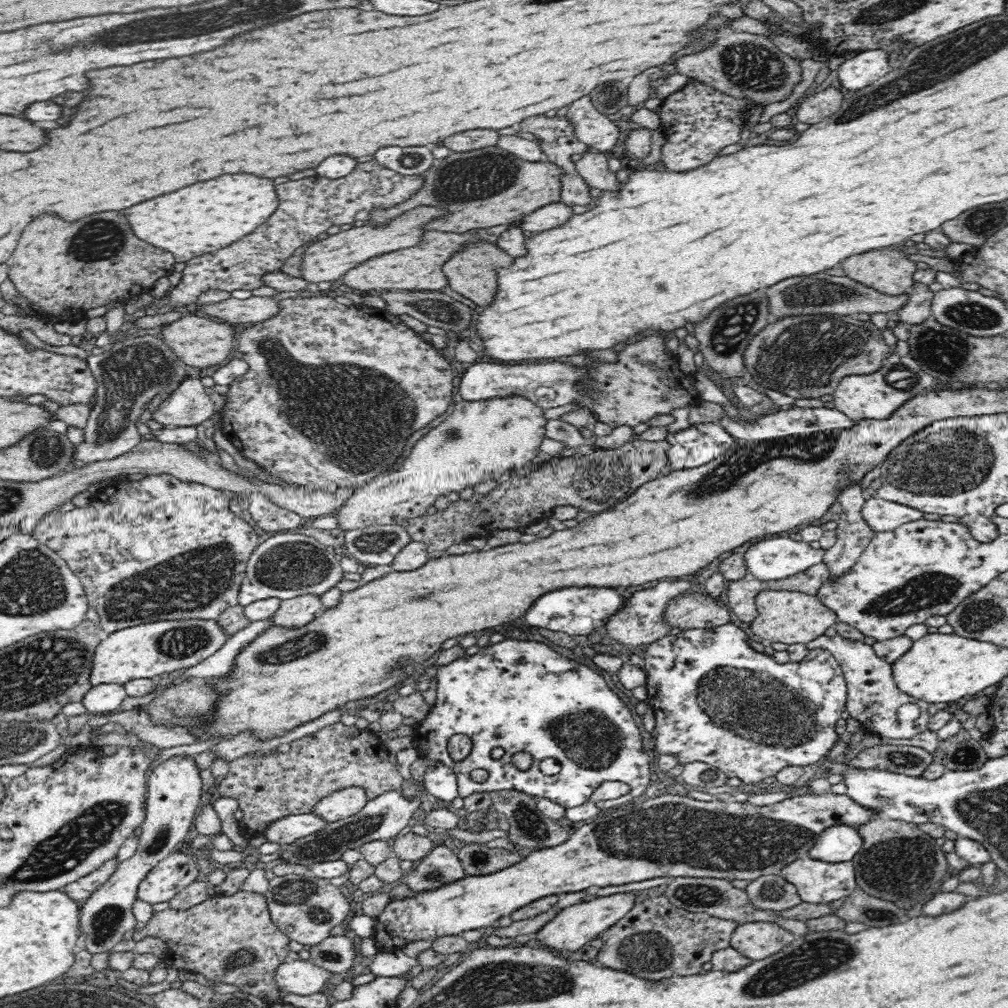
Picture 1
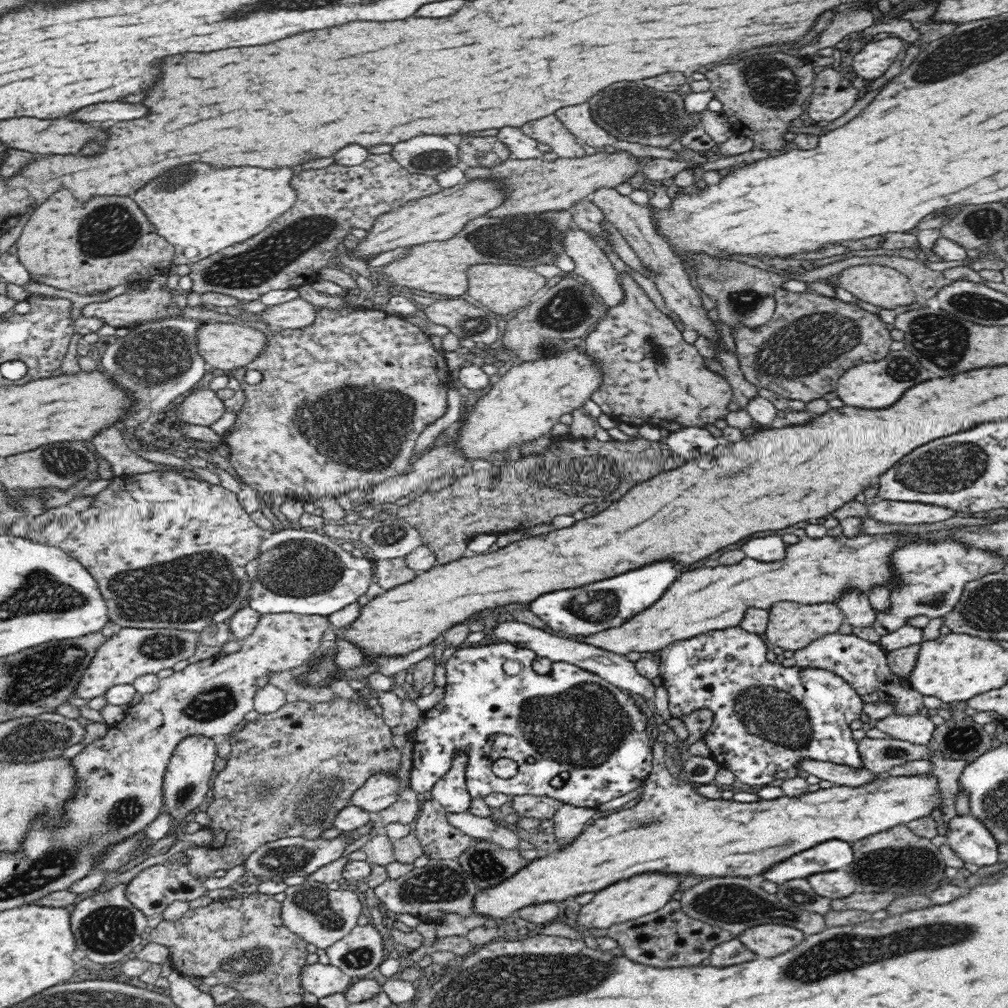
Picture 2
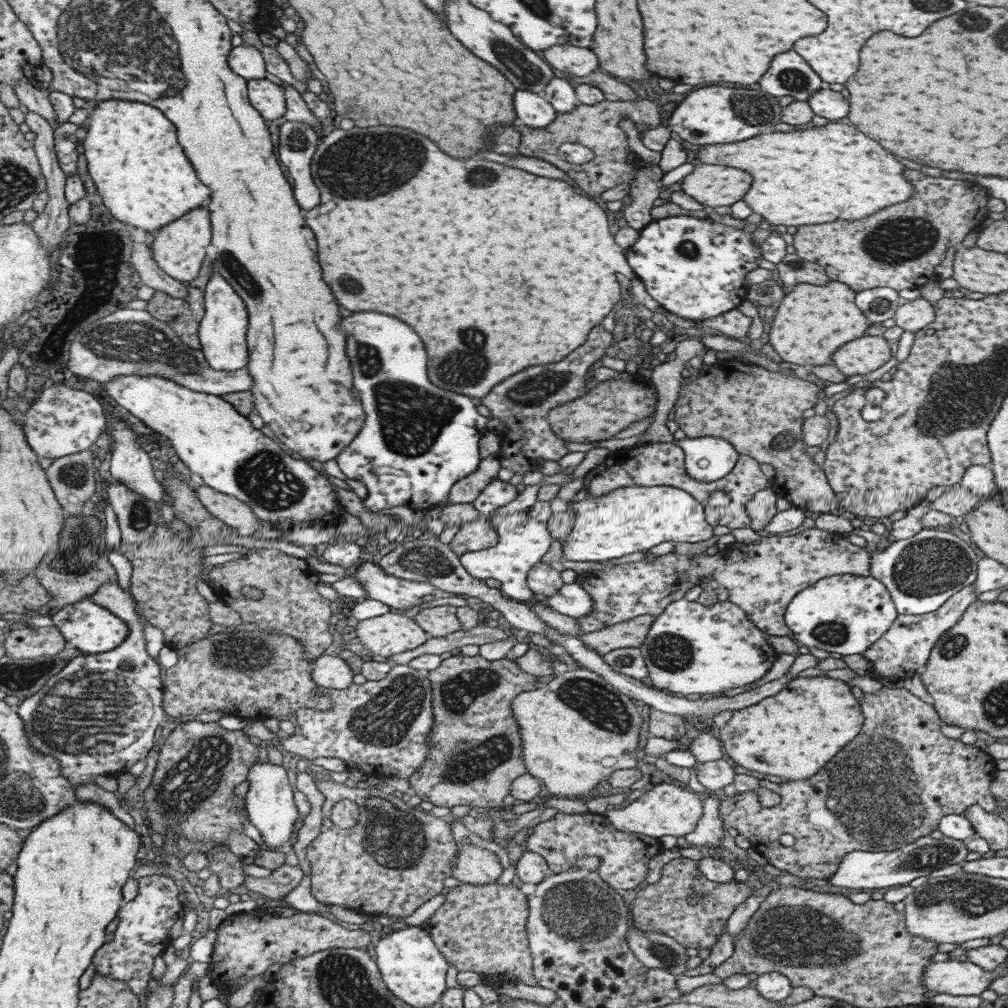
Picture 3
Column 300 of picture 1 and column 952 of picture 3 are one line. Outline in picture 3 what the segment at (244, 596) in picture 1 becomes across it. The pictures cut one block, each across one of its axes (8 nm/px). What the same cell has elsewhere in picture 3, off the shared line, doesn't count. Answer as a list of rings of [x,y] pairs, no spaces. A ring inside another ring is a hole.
[[[922,528],[913,536],[892,541],[883,550],[870,553],[869,574],[881,581],[890,594],[897,615],[923,615],[942,606],[942,604],[964,586],[971,585],[976,579],[976,564],[979,556],[961,538],[945,531]]]

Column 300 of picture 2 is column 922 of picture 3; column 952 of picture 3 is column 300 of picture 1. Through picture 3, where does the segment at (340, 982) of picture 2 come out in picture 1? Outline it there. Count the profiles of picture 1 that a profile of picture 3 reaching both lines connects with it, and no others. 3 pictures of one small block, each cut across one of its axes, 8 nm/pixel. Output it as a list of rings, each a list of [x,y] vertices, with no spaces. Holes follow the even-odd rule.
[[[302,959],[284,961],[274,972],[274,983],[282,992],[308,996],[328,989],[330,971]]]

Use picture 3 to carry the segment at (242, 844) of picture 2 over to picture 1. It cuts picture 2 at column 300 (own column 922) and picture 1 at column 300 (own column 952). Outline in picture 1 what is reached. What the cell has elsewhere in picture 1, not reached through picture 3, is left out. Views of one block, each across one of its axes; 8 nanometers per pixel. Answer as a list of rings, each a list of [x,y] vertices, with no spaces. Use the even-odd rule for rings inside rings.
[[[338,722],[321,728],[318,732],[294,740],[290,743],[289,752],[273,752],[263,757],[244,755],[229,762],[229,770],[220,784],[218,792],[221,796],[236,798],[239,809],[244,815],[241,822],[244,824],[247,836],[261,836],[263,831],[273,822],[288,815],[302,815],[310,813],[312,806],[325,796],[350,787],[362,787],[366,793],[366,800],[374,800],[386,790],[398,790],[405,783],[395,765],[387,760],[389,752],[384,744],[380,743],[377,733],[368,729],[358,729],[355,726],[345,726]]]

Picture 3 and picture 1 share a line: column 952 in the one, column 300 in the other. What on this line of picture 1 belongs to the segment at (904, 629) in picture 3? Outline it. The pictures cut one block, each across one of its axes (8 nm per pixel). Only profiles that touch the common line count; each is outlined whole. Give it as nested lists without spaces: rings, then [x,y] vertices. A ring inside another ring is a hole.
[[[300,594],[280,603],[279,610],[273,615],[273,624],[280,626],[304,626],[314,617],[318,617],[324,608],[320,596]]]

